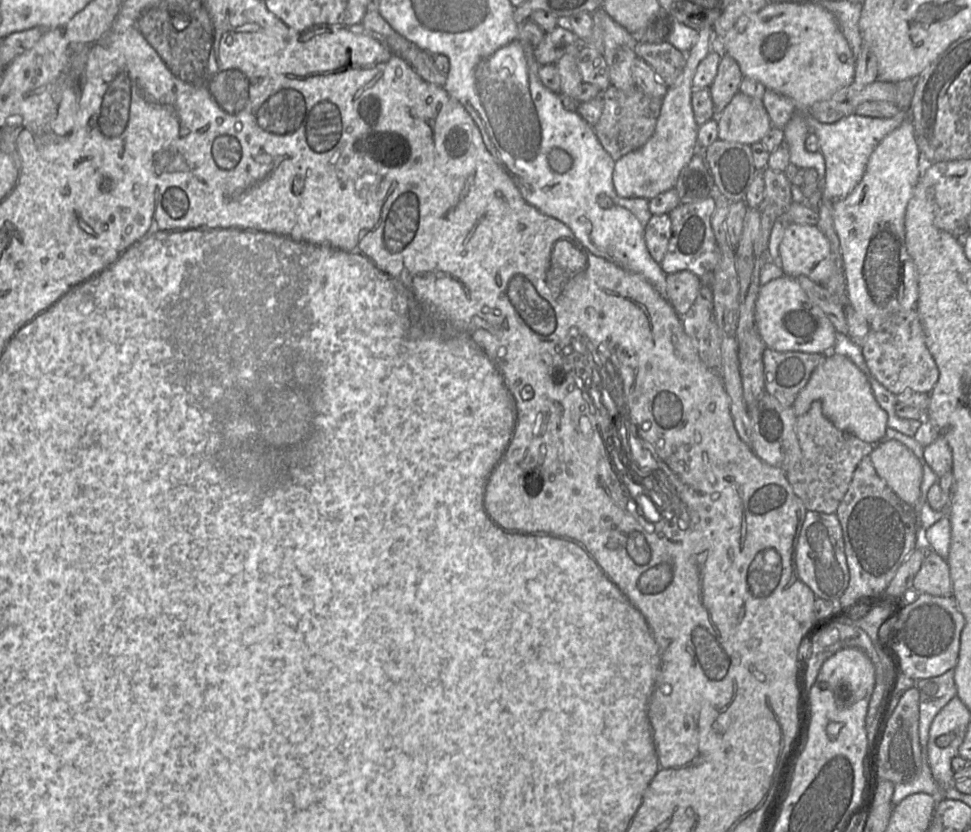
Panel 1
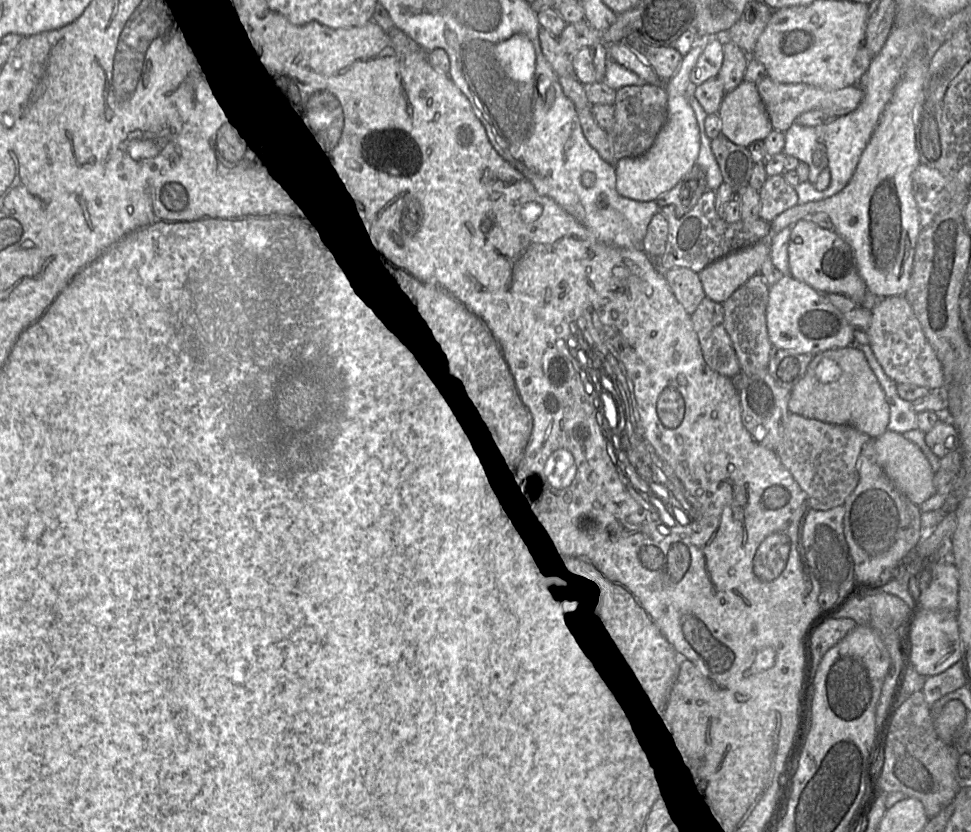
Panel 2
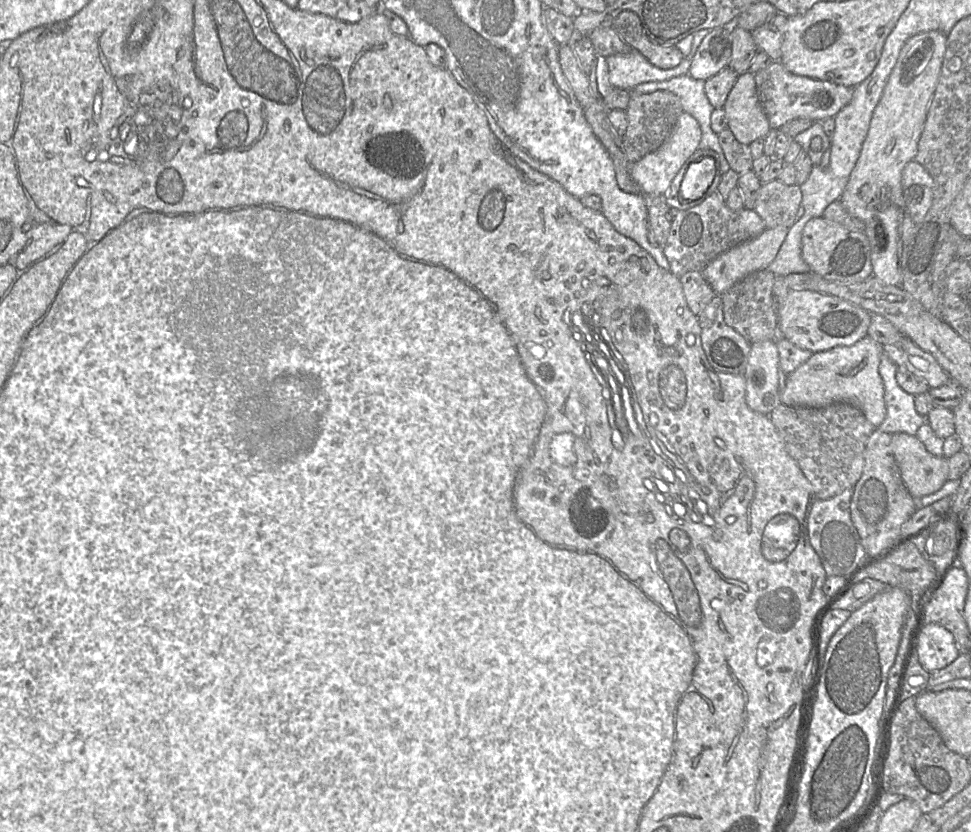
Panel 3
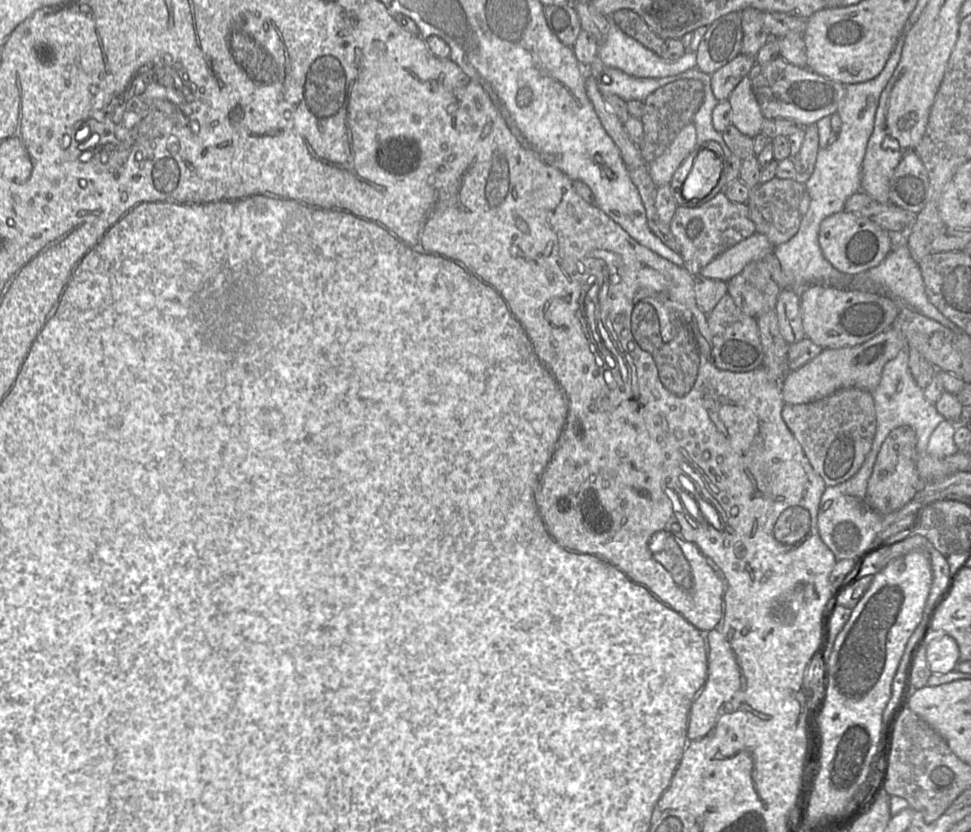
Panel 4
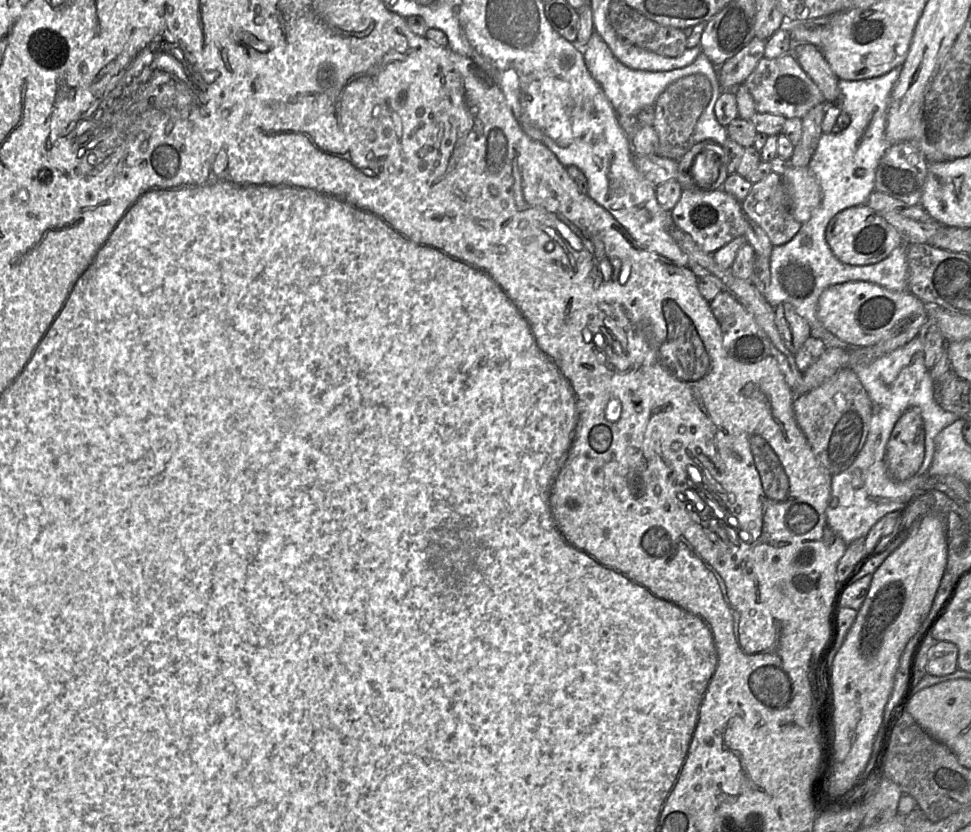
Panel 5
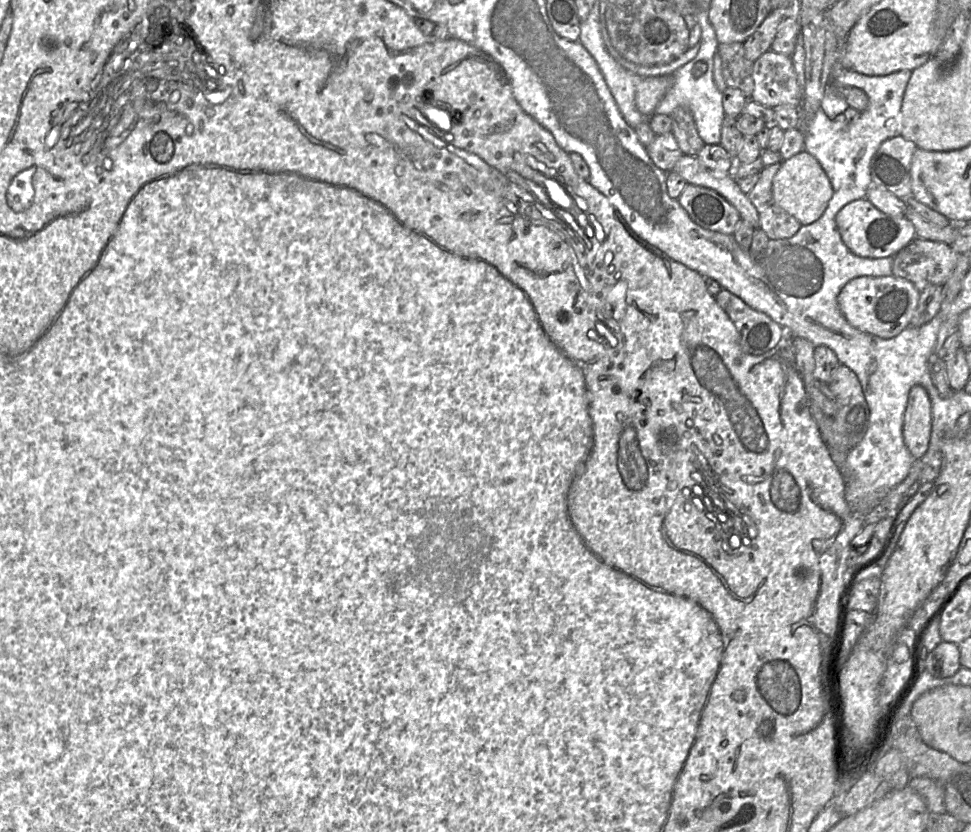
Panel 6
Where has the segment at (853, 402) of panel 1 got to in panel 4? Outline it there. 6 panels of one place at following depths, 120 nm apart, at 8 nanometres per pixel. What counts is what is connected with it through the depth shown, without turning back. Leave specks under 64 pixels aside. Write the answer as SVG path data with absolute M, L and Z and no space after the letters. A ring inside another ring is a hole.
M892 325L868 341L856 346L827 348L802 367L789 371L781 383L784 403L804 404L824 398L843 388L861 388L872 392L878 386L884 364L906 348L903 335Z

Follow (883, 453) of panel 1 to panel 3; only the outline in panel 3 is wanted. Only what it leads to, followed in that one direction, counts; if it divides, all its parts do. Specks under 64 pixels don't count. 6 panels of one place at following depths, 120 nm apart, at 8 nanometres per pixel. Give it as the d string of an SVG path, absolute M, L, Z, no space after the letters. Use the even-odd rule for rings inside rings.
M894 433L891 444L902 481L915 500L935 493L948 480L947 459L929 453L917 437Z

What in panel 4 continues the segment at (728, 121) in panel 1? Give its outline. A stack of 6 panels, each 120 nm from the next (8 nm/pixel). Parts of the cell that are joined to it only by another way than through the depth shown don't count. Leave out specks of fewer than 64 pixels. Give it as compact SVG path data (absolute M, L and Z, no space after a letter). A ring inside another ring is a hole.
M750 76L739 82L728 101L731 105L731 124L749 137L760 134L764 116L753 92Z

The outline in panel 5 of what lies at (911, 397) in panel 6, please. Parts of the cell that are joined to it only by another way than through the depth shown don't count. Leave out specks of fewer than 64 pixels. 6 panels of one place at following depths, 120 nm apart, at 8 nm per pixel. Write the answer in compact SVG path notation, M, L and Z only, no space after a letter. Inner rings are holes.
M909 408L897 420L886 446L885 464L890 477L904 481L913 477L924 459L925 431L918 408Z

